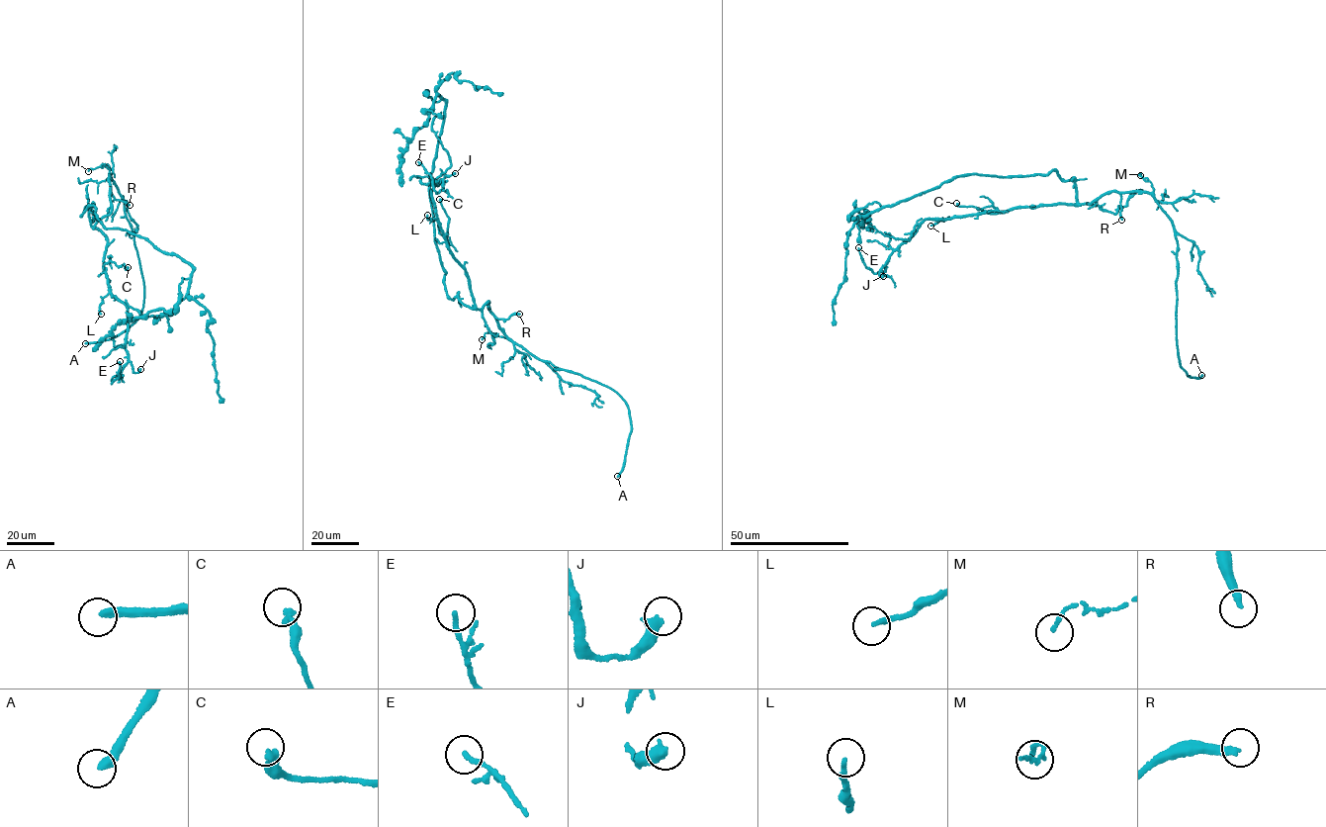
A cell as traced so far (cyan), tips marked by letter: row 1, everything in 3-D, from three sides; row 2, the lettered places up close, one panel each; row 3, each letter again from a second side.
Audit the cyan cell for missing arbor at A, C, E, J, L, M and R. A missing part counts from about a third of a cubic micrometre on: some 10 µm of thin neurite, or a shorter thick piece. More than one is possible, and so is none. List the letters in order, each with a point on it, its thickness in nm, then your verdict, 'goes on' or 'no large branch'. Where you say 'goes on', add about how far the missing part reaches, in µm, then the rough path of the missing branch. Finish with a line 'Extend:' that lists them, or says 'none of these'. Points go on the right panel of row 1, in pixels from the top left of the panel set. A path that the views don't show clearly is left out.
A: (1201, 375) | 320 nm | goes on | 35 µm
C: (956, 203) | 240 nm | no large branch
E: (858, 247) | 190 nm | goes on | 10 µm | (858, 247), (855, 229), (860, 229)
J: (883, 276) | 440 nm | no large branch
L: (930, 226) | 200 nm | no large branch
M: (1140, 175) | 150 nm | no large branch
R: (1121, 220) | 280 nm | goes on | 30 µm
Extend: A, E, R

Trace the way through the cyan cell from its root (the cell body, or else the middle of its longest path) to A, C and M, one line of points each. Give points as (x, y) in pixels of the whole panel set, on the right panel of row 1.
A: (1067, 180), (1074, 180), (1081, 204), (1112, 191), (1146, 191), (1172, 220), (1178, 357), (1187, 374), (1201, 375)
C: (1067, 180), (1074, 180), (1076, 204), (1018, 207), (1003, 211), (992, 205), (978, 210), (956, 203)
M: (1067, 180), (1074, 180), (1077, 202), (1088, 205), (1112, 191), (1153, 192), (1151, 183), (1140, 175)

